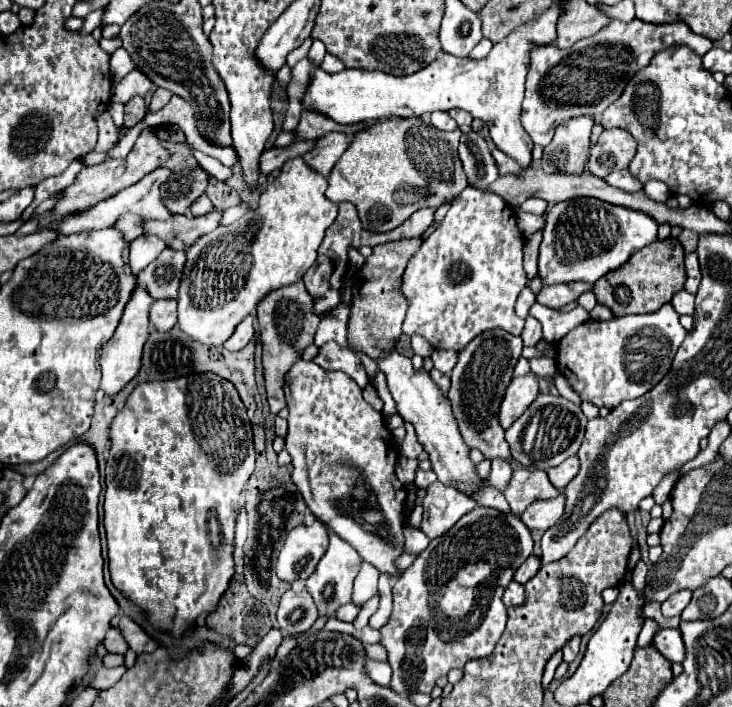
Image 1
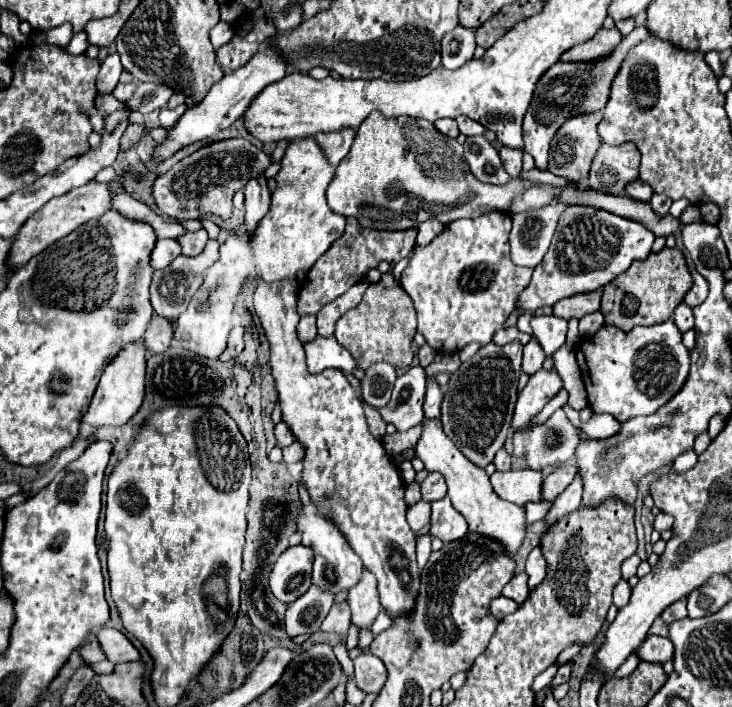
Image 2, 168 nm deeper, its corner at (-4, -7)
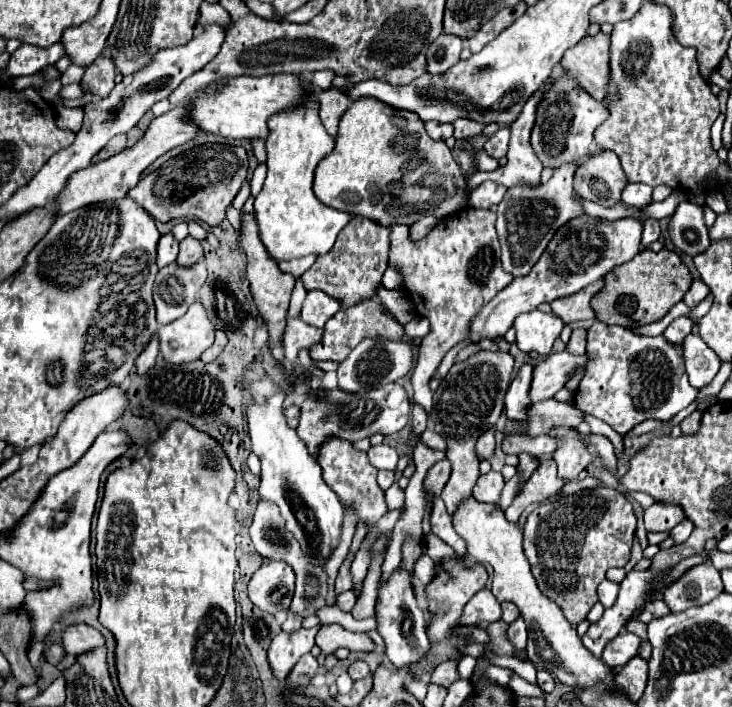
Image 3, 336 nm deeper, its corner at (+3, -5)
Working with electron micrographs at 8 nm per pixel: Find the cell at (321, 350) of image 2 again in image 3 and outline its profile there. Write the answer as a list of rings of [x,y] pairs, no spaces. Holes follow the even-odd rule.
[[[287,319],[287,329],[283,335],[285,359],[289,363],[295,363],[299,359],[301,349],[309,351],[313,345],[317,345],[317,341],[321,341],[321,333],[323,329],[313,327],[301,319]]]

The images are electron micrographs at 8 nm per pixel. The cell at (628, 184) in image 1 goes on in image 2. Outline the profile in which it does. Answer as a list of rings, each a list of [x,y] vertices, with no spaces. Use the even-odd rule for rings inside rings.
[[[640,179],[634,181],[634,183],[630,183],[630,185],[626,187],[626,195],[628,195],[630,199],[642,201],[642,203],[648,203],[650,197],[652,197],[652,193],[654,193],[652,187],[648,187],[648,183],[642,183]]]

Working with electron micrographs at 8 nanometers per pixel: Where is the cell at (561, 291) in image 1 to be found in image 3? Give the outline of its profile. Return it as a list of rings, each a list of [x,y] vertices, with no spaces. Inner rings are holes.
[[[597,281],[597,283],[581,289],[579,293],[575,293],[573,297],[561,297],[561,299],[553,301],[551,309],[563,323],[573,323],[573,321],[581,321],[581,319],[595,319],[595,313],[589,307],[589,301],[601,287],[603,287],[603,281]]]

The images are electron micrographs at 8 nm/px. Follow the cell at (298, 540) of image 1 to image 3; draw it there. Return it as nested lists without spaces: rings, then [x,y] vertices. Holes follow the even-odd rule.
[[[265,561],[249,581],[249,599],[267,613],[287,609],[293,599],[295,573],[283,561]]]

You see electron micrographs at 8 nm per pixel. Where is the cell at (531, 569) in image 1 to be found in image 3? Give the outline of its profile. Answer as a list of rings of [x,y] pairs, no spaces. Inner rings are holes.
[[[503,601],[501,607],[503,607],[503,615],[501,615],[503,621],[513,623],[513,621],[519,617],[519,609],[517,609],[517,605],[513,605],[511,601]]]

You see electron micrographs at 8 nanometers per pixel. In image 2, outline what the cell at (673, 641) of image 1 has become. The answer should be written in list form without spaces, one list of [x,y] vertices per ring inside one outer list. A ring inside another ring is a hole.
[[[648,635],[644,643],[636,649],[636,655],[640,661],[650,661],[650,663],[664,663],[672,659],[672,643],[666,637],[658,635]]]

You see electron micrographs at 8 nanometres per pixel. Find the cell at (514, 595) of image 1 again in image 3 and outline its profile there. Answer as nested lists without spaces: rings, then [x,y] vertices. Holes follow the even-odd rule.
[[[481,589],[463,609],[461,625],[489,625],[501,617],[501,605],[489,589]]]

